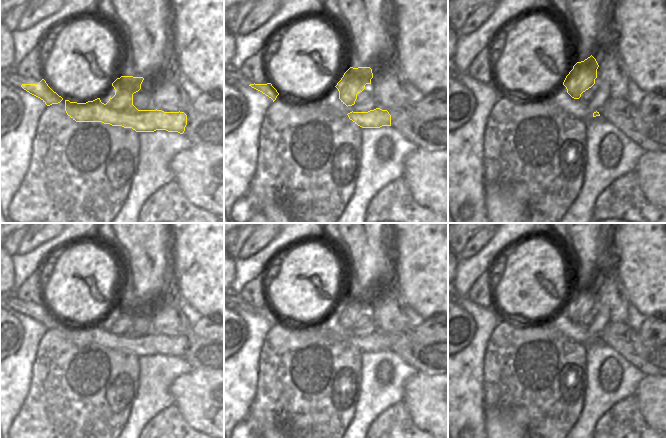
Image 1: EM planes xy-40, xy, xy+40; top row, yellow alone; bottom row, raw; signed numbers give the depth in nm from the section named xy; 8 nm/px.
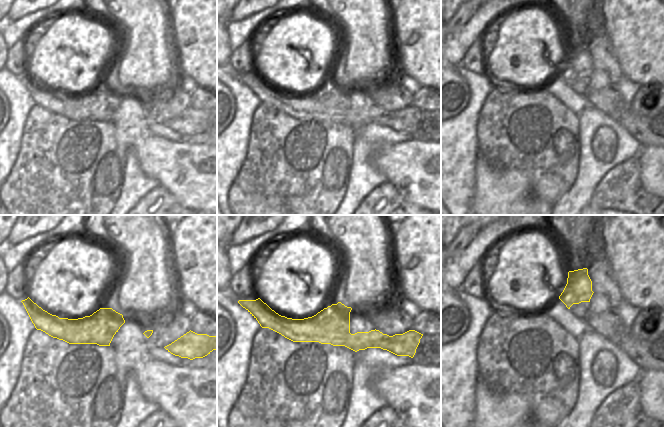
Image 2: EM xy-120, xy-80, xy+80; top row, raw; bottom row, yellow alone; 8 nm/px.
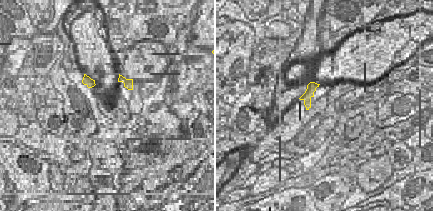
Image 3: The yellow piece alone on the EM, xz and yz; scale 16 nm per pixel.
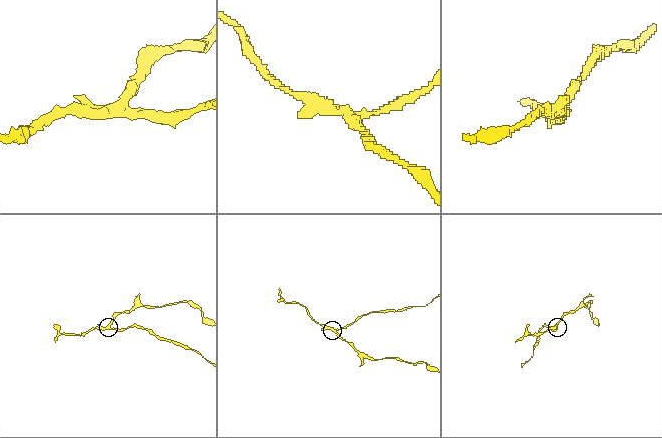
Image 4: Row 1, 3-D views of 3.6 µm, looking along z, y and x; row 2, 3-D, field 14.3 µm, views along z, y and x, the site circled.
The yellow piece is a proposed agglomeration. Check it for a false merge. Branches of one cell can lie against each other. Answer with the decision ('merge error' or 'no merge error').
merge error

